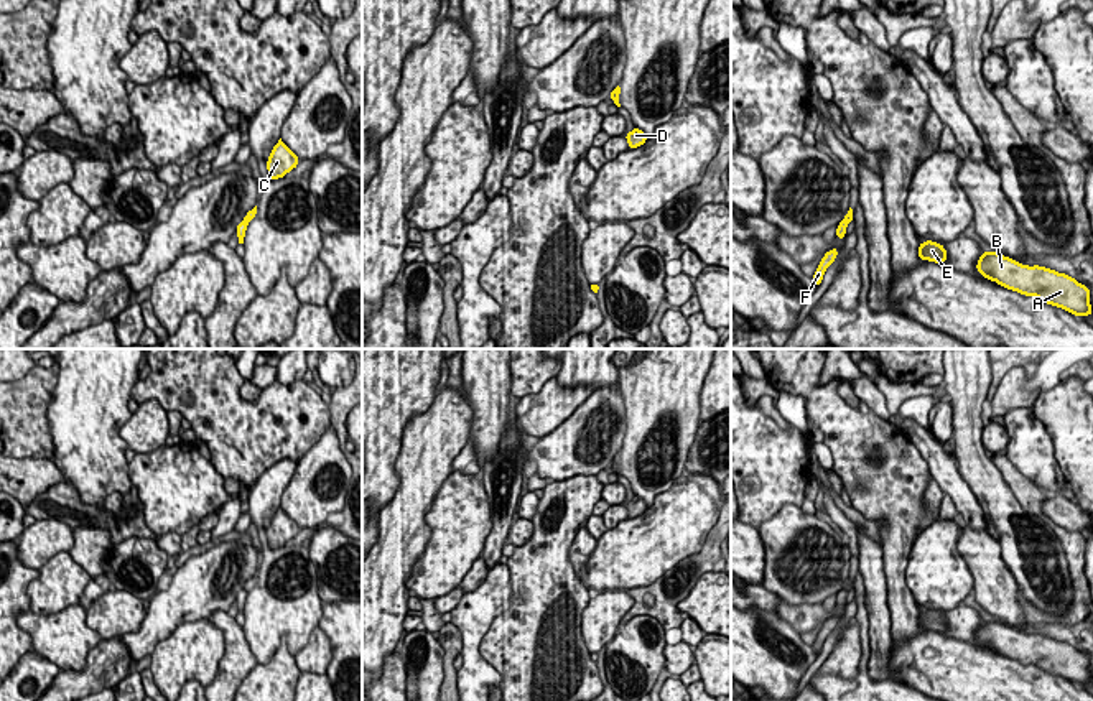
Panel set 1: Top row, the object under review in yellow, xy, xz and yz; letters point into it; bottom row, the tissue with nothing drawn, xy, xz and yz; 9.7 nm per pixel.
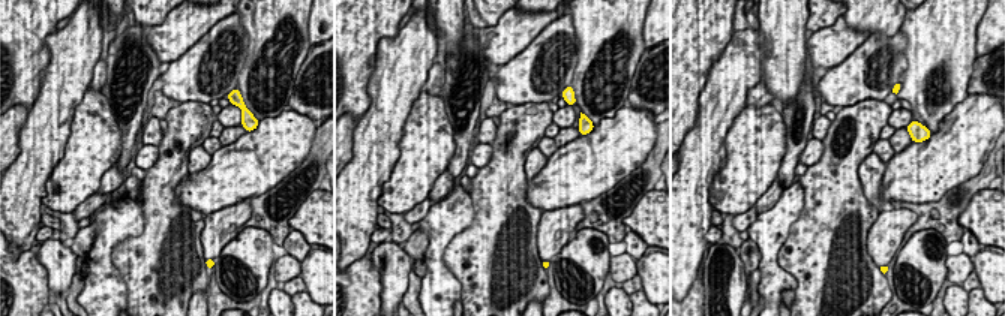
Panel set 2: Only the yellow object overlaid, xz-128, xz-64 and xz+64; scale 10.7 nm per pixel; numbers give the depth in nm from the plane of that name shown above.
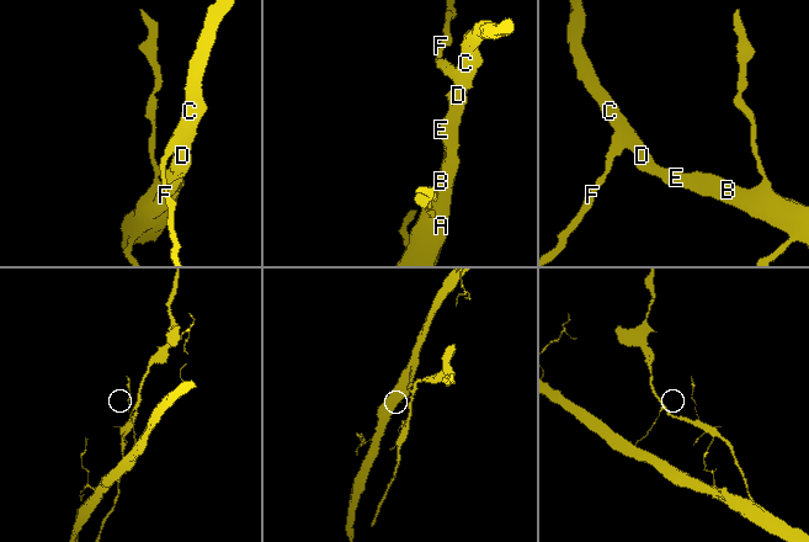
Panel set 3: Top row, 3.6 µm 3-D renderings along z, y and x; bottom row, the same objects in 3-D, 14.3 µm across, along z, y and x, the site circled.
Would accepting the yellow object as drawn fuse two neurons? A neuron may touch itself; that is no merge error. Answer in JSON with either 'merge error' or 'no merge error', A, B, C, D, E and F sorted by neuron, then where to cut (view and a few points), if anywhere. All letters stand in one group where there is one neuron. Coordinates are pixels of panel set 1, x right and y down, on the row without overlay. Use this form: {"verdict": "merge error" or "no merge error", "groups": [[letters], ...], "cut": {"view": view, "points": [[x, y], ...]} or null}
{"verdict": "merge error", "groups": [["A", "B", "C", "D", "E"], ["F"]], "cut": {"view": "xz", "points": [[614, 459], [611, 466]]}}

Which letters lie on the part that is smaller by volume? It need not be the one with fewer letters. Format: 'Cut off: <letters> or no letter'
Cut off: A, B, C, D, E

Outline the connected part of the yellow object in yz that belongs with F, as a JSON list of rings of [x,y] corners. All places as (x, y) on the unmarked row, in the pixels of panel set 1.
[[[838,615],[828,619],[828,620],[823,624],[820,634],[816,635],[815,643],[812,645],[812,648],[813,648],[813,652],[815,652],[816,655],[821,653],[821,648],[823,648],[823,643],[825,643],[826,637],[836,629],[836,625],[838,625]]]

